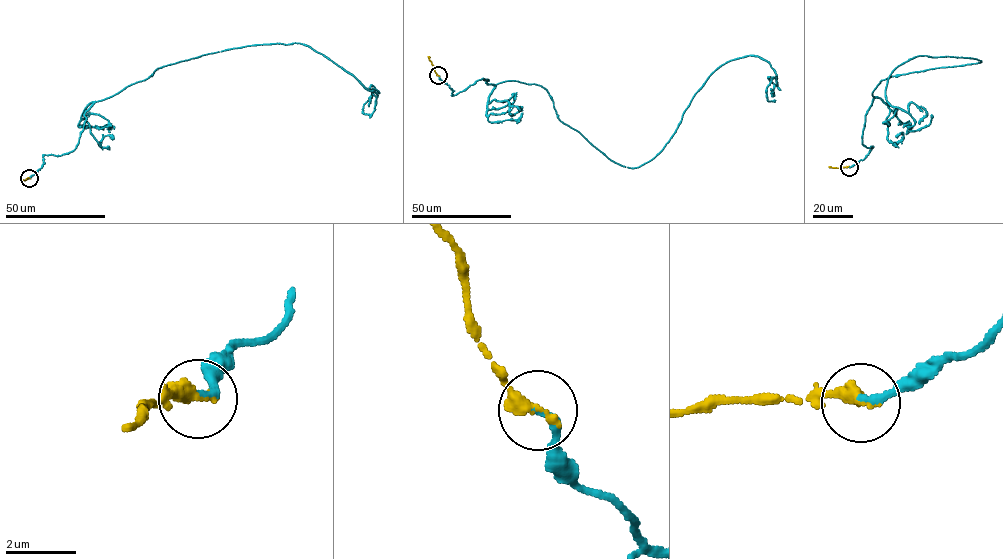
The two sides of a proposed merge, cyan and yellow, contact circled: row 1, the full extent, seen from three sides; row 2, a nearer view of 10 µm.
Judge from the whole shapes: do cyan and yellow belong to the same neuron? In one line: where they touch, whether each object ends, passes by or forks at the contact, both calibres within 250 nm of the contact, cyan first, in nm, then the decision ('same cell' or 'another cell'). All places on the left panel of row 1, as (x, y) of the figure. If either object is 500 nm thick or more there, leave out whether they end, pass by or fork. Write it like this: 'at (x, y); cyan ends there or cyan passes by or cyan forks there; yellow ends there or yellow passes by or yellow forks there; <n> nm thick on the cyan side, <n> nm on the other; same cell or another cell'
at (29, 178); cyan ends there; yellow ends there; 240 nm thick on the cyan side, 400 nm on the other; same cell

